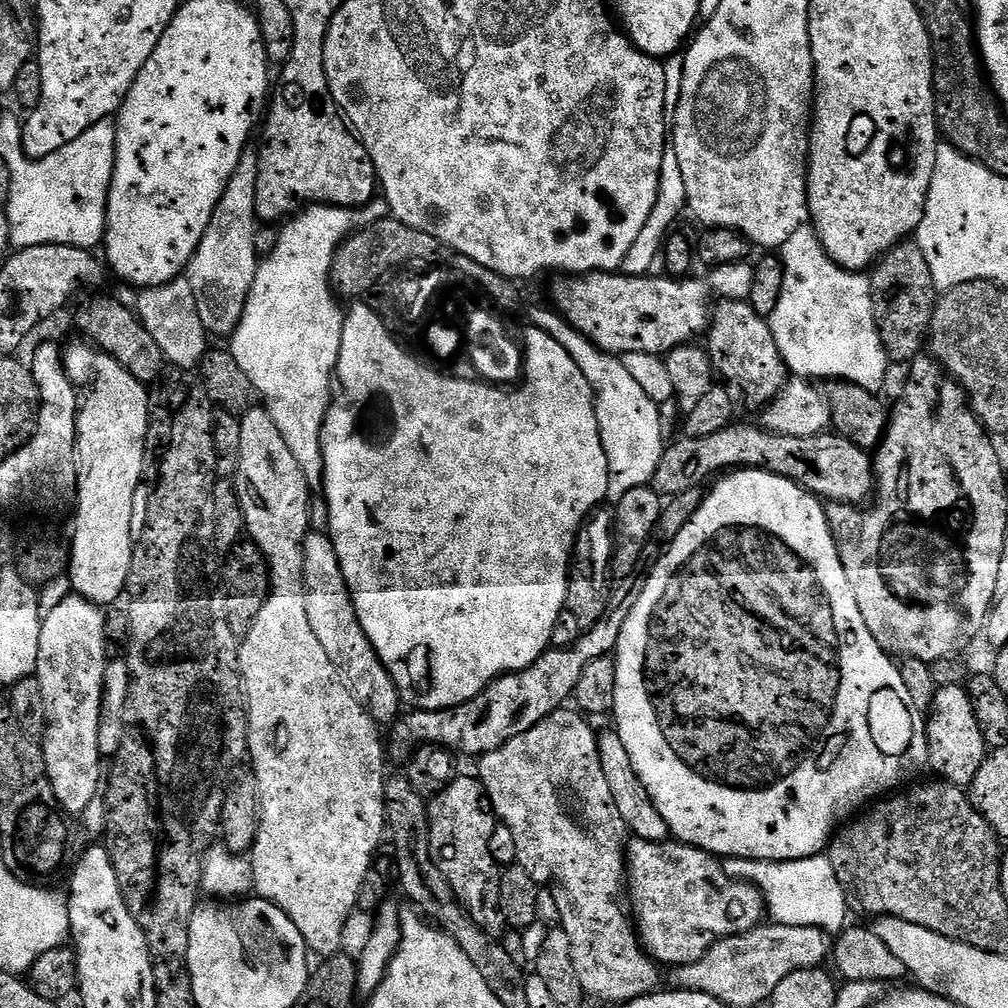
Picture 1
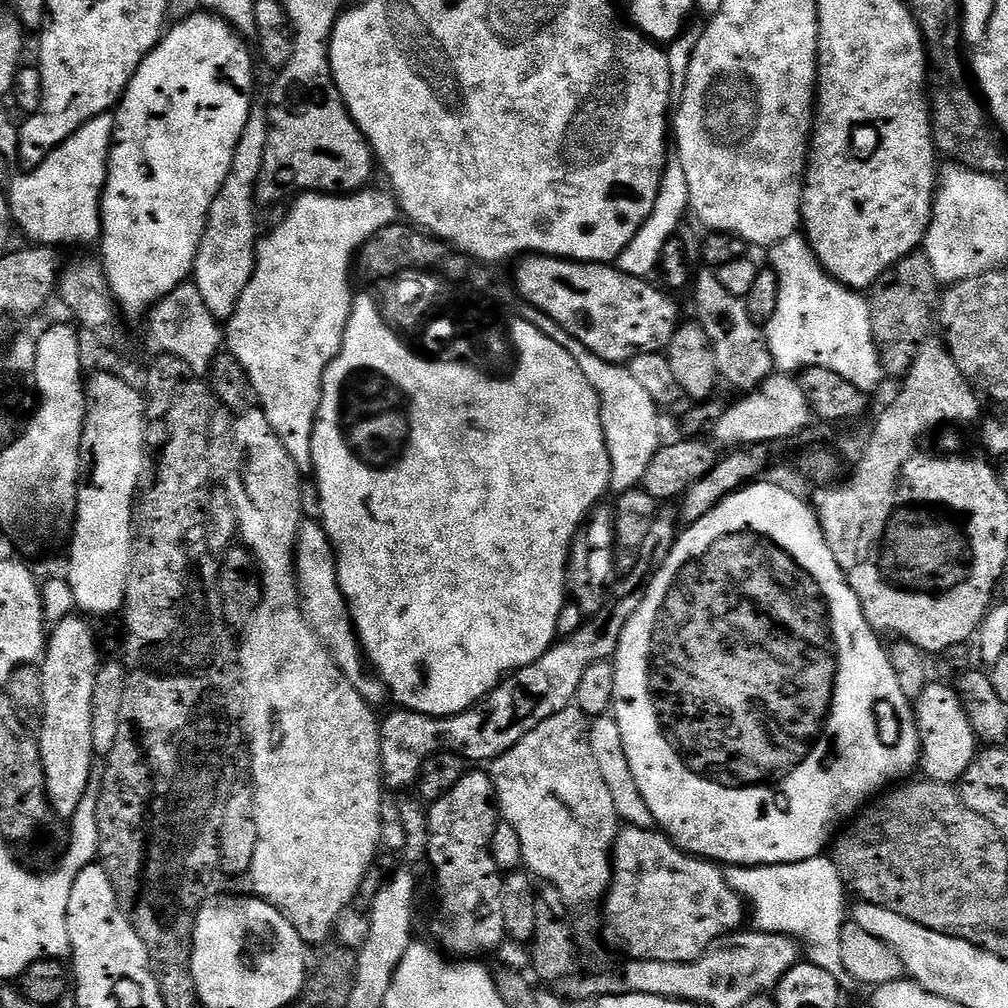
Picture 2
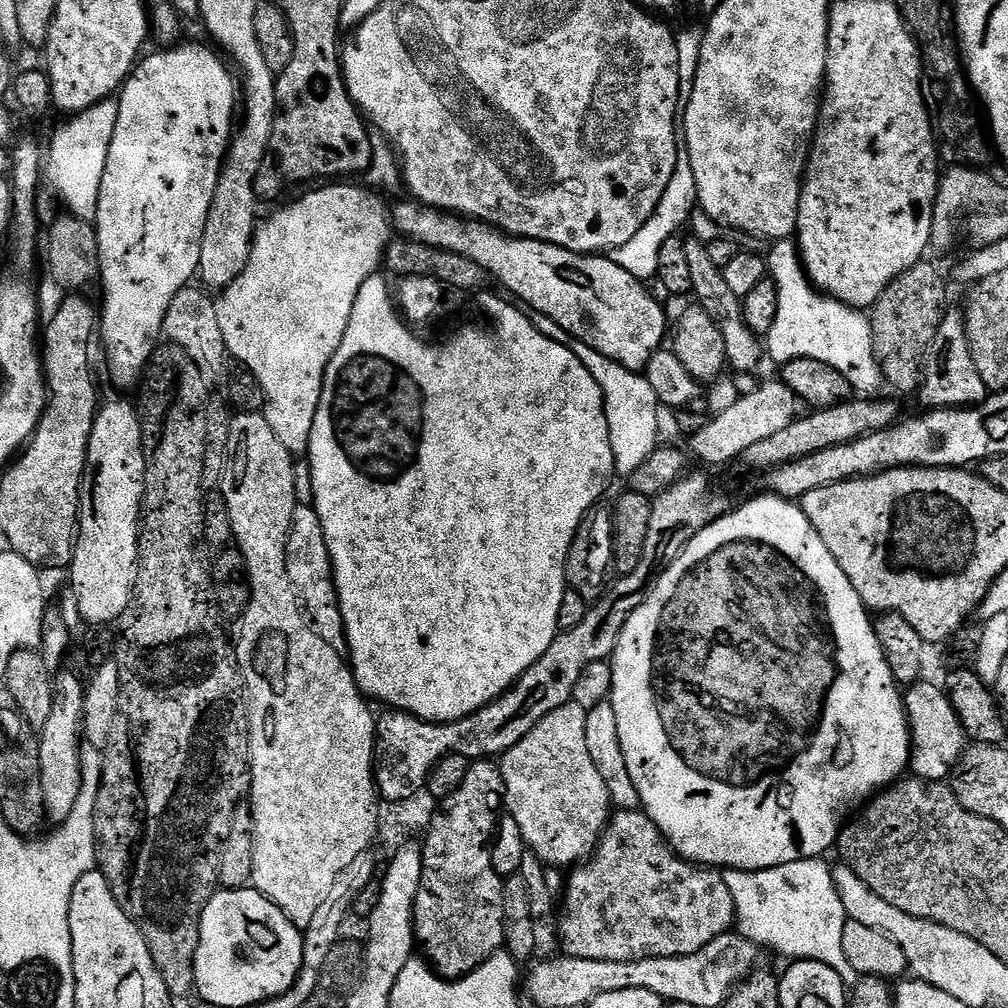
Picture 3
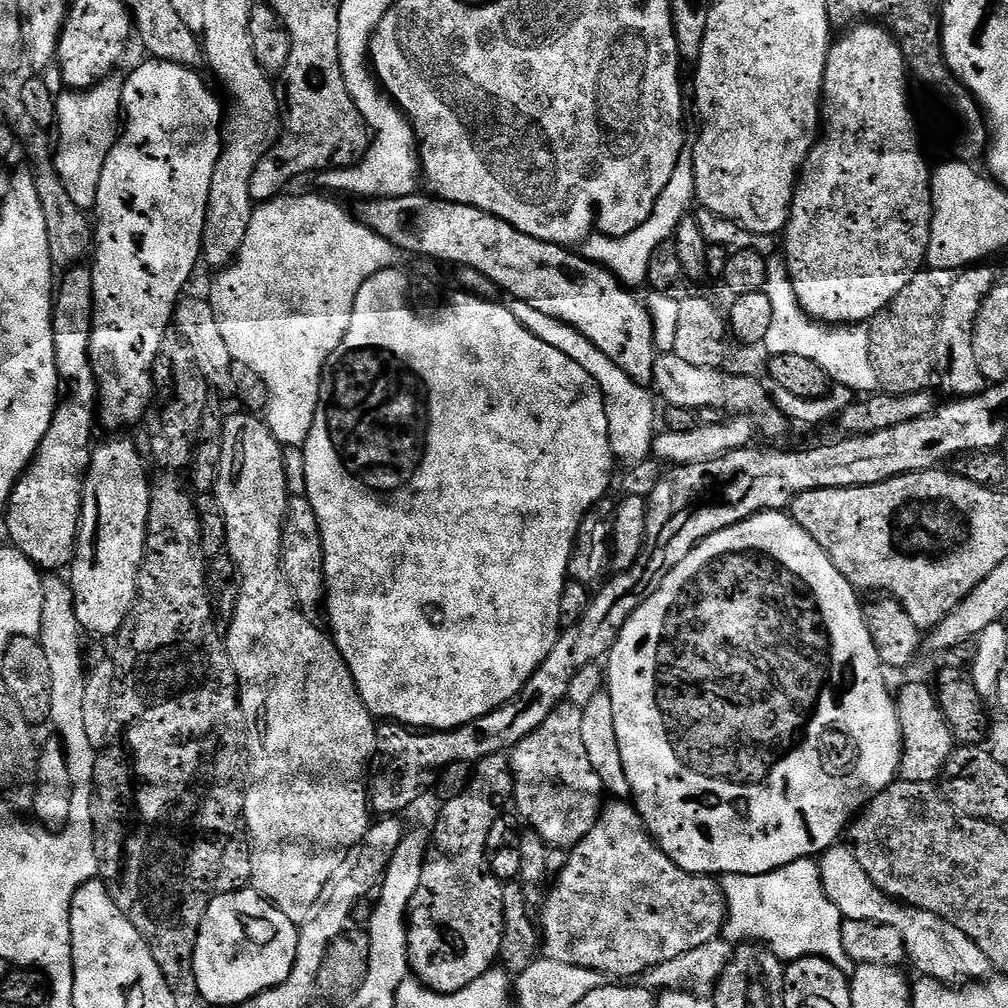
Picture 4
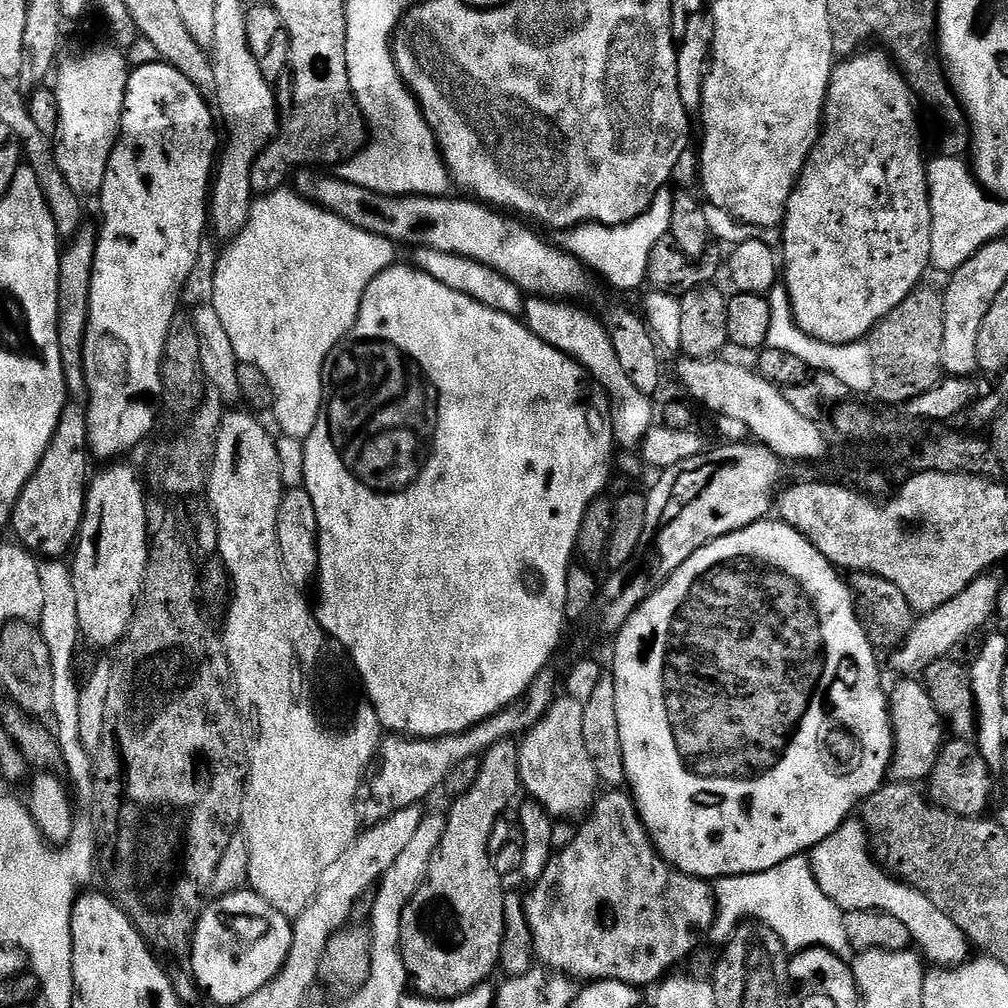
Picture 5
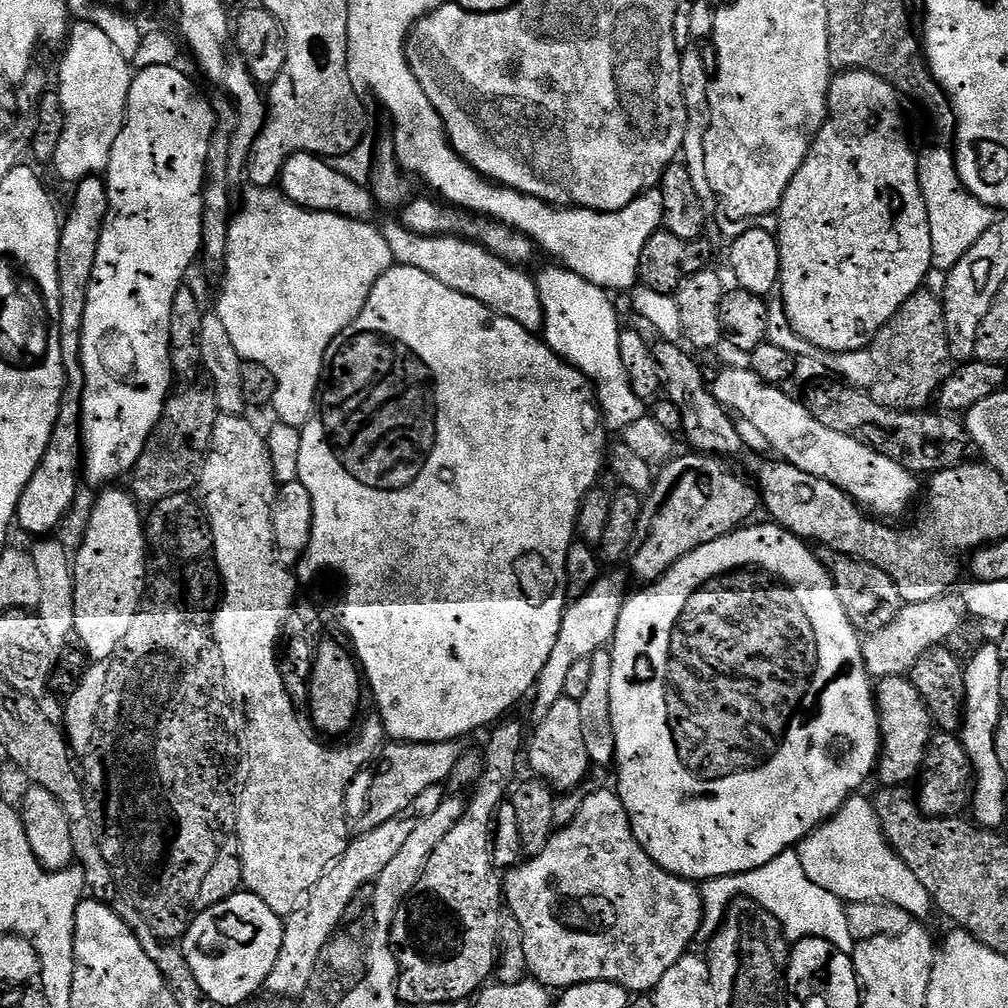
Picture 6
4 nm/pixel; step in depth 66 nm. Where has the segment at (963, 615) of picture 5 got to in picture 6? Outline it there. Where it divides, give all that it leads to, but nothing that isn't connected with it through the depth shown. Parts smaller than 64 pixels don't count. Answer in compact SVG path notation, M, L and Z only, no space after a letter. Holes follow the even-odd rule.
M941 598L921 604L905 604L890 626L871 633L863 641L868 675L877 681L891 676L908 676L912 667L932 648L947 645L949 638L958 631L962 623L961 609L956 609L950 601L951 599Z

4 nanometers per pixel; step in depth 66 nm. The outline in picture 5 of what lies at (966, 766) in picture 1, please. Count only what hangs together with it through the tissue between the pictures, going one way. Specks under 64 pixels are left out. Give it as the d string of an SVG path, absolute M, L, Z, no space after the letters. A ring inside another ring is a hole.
M900 678L895 682L897 684L890 688L888 696L888 716L892 719L892 743L894 745L890 776L897 784L919 785L927 781L936 768L936 758L940 755L942 745L946 740L946 725L941 720L938 710L934 710L934 702L930 702L930 694L919 679Z

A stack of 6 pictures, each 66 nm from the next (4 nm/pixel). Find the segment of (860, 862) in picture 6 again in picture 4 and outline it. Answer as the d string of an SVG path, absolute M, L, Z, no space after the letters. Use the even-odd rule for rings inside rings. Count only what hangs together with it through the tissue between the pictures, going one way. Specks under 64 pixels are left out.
M840 847L829 848L819 857L818 863L822 886L830 902L838 906L844 920L861 920L894 926L898 934L902 934L904 951L910 964L912 960L913 966L927 979L956 982L952 980L965 976L965 981L976 982L993 971L986 954L982 954L982 950L978 950L976 943L966 938L966 934L962 934L958 926L950 926L950 922L946 922L940 916L935 916L932 912L912 908L908 904L892 899L891 896L885 896L882 890L878 890L878 886L874 886L874 882L870 882L866 870L858 866L858 858L852 852L851 847Z

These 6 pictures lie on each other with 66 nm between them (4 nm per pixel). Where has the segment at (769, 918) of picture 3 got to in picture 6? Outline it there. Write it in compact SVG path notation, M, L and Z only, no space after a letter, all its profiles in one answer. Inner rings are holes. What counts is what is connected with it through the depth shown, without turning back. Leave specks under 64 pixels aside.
M796 850L782 853L758 870L750 870L737 876L705 880L699 885L699 889L704 906L702 926L696 935L696 940L700 942L703 940L703 942L711 942L715 938L728 914L728 908L741 898L753 900L758 906L774 914L774 918L778 918L782 926L784 935L792 942L805 940L807 936L821 936L824 940L835 941L836 928L844 930L848 927L848 910L845 901L822 890L822 886L806 878L806 870L802 870L800 853Z

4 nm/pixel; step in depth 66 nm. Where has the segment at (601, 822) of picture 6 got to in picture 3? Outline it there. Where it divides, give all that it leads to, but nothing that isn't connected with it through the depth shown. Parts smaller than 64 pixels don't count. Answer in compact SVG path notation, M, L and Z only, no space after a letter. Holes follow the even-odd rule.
M637 810L634 812L617 811L608 821L604 835L600 837L595 852L583 861L579 866L571 869L566 883L562 888L564 896L564 914L559 917L559 947L563 955L574 958L590 958L598 962L634 962L646 958L678 958L686 954L694 954L694 950L702 950L706 942L714 942L722 934L733 931L736 923L736 907L734 906L734 894L730 894L730 886L726 886L723 875L717 869L698 864L690 864L683 860L664 839L663 834L654 826L654 822L645 812Z

